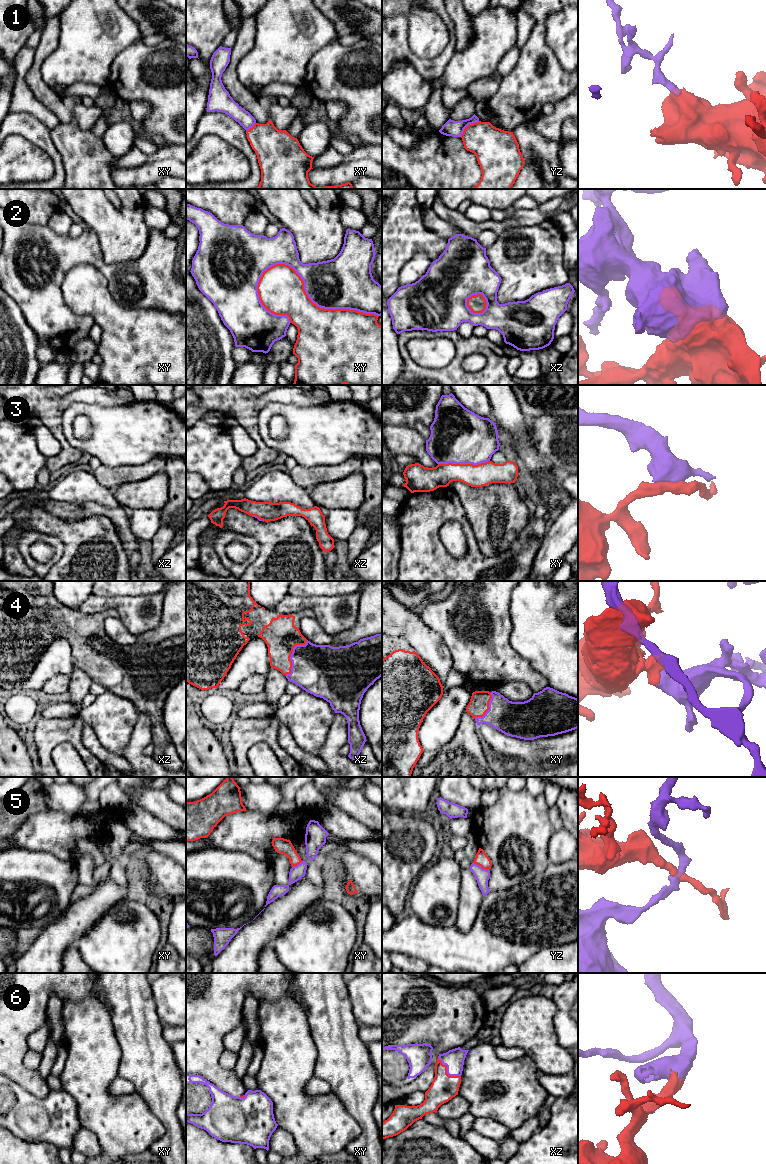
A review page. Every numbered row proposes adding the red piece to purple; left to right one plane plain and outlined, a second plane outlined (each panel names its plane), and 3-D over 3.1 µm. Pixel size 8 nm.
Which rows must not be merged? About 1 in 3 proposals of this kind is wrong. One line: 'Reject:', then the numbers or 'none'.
Reject: 1, 3, 5

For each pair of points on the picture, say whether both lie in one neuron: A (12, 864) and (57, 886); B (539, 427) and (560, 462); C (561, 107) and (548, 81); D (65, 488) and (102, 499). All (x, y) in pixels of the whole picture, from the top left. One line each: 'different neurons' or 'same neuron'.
A: same neuron
B: same neuron
C: different neurons
D: same neuron

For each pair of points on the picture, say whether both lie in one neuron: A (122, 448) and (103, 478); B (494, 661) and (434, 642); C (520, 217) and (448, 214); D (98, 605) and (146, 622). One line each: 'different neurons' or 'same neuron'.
A: different neurons
B: different neurons
C: same neuron
D: same neuron

